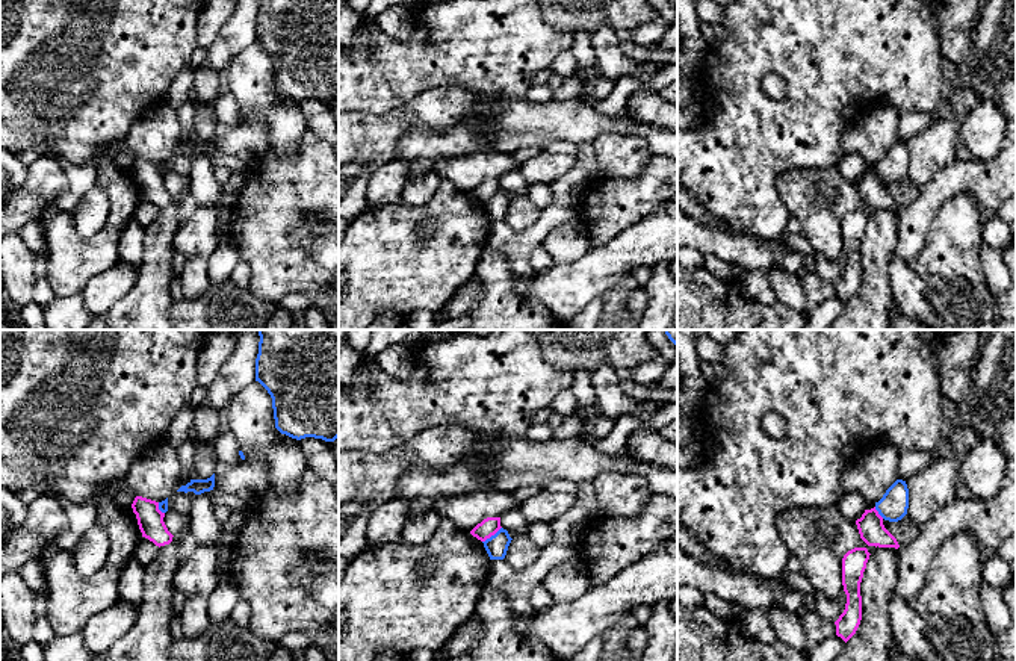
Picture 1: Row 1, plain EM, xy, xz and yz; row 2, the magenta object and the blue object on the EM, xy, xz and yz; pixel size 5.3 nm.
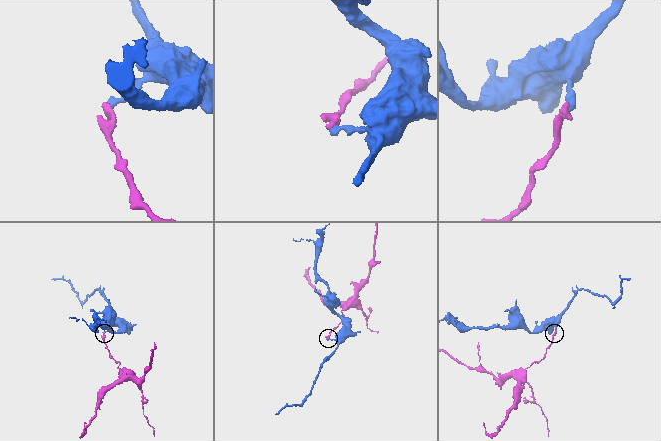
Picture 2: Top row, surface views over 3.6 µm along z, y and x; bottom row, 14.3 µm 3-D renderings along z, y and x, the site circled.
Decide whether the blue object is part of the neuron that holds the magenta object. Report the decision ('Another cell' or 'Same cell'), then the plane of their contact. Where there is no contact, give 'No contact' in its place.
Another cell. Touches magenta in xz

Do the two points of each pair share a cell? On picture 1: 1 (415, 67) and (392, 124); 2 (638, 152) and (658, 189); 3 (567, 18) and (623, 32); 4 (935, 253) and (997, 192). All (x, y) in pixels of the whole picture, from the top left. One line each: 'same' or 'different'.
1: different
2: different
3: same
4: different

